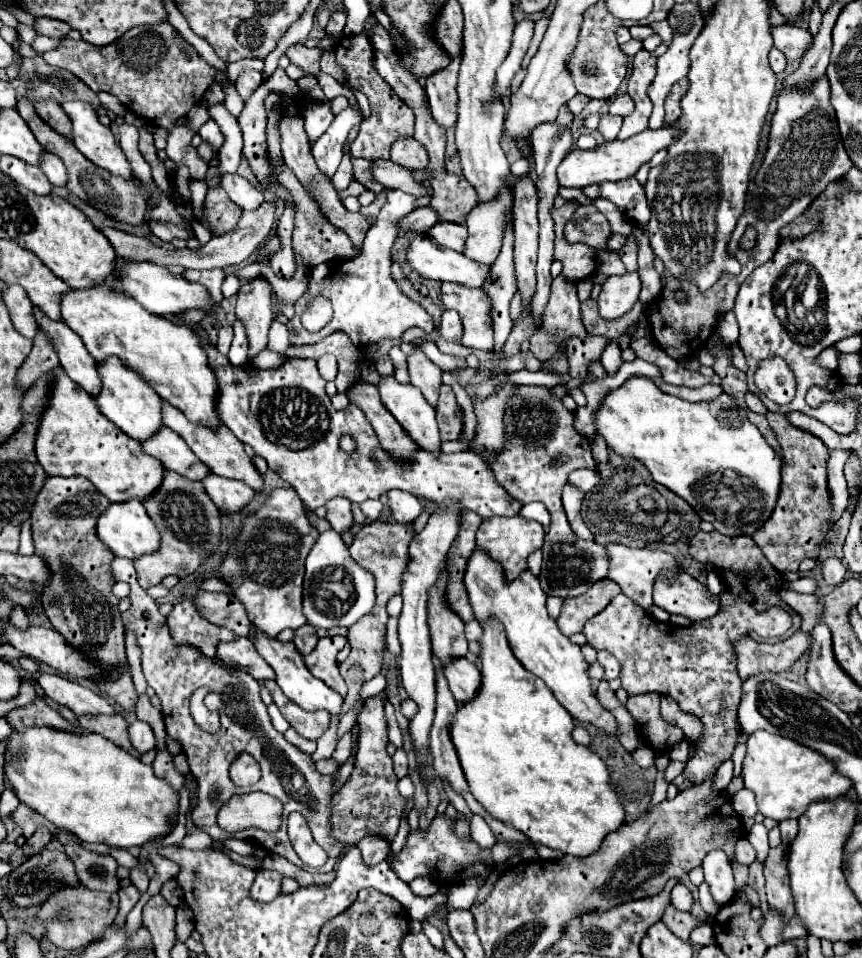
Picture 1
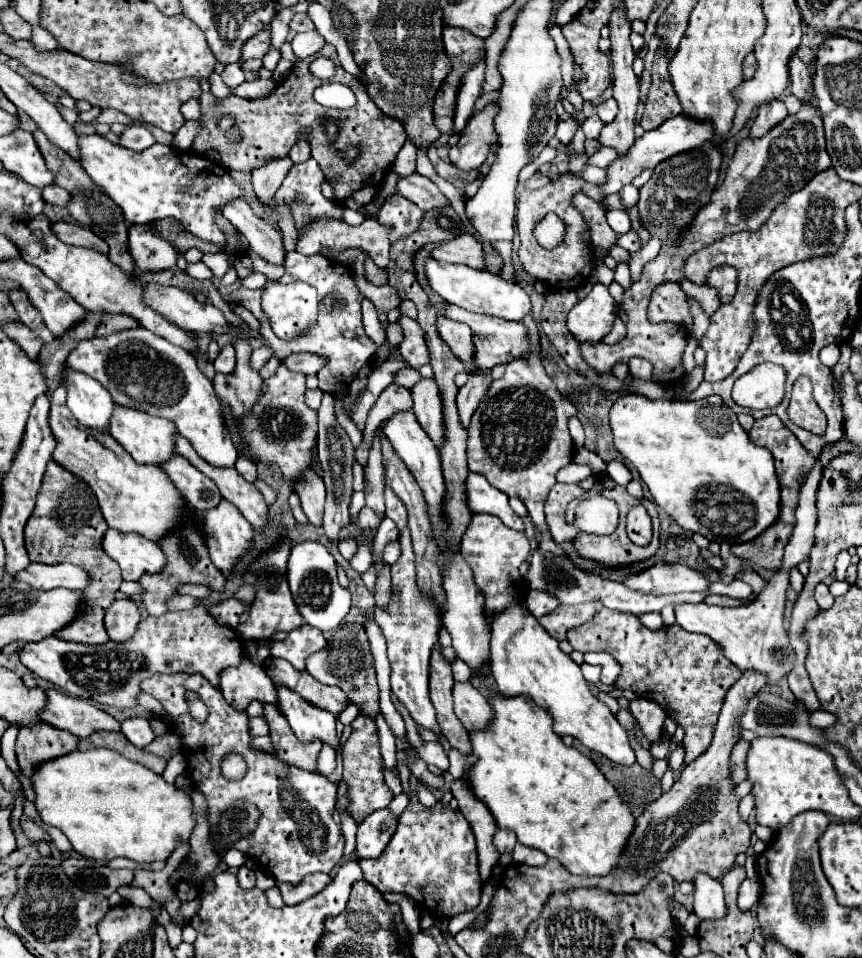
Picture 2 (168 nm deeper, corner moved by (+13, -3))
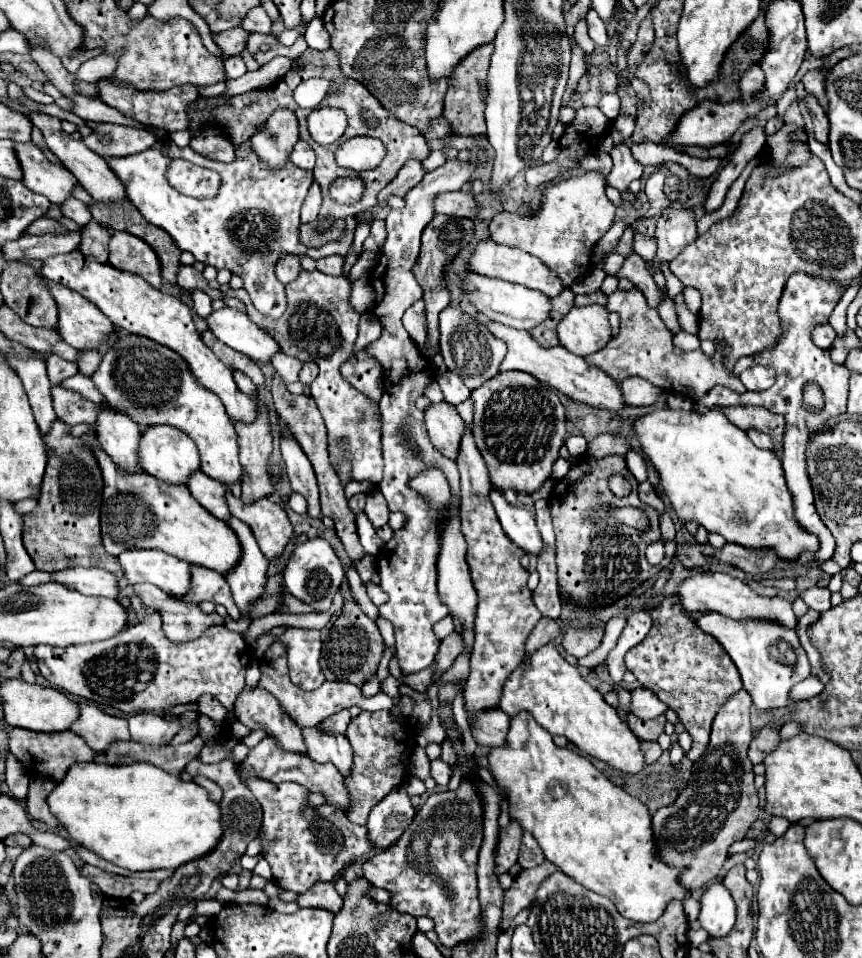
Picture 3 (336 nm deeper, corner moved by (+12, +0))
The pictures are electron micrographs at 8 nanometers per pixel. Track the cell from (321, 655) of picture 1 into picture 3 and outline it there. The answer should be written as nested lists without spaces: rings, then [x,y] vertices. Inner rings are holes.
[[[274,642],[274,644],[266,650],[266,654],[260,658],[260,672],[262,672],[262,676],[260,676],[258,686],[264,688],[264,690],[268,690],[268,692],[280,702],[282,712],[286,712],[286,714],[294,720],[294,724],[296,724],[298,728],[318,726],[324,718],[332,716],[334,712],[338,712],[338,710],[342,710],[342,708],[356,706],[356,704],[358,704],[362,710],[390,710],[390,708],[394,706],[394,700],[392,700],[388,694],[378,692],[376,696],[366,698],[358,686],[354,686],[354,684],[350,684],[350,682],[346,682],[346,680],[334,680],[334,682],[326,680],[320,688],[316,688],[316,690],[312,690],[312,692],[306,692],[306,690],[294,686],[294,684],[290,682],[290,676],[288,676],[286,650],[284,650],[284,644],[282,644],[282,642]]]

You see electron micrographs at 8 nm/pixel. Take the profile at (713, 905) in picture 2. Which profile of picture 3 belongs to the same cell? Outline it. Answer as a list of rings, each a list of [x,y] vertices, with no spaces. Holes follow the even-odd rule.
[[[716,882],[704,892],[700,904],[702,910],[698,920],[702,928],[708,932],[708,936],[710,938],[726,936],[736,920],[736,906],[730,892],[720,882]]]

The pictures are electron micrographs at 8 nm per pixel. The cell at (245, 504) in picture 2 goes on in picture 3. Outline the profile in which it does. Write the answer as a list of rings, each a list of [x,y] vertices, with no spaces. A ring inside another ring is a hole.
[[[230,488],[226,494],[230,512],[234,518],[246,522],[268,560],[280,558],[292,538],[292,524],[286,516],[286,510],[268,498],[254,504],[244,504],[240,498],[234,498]]]

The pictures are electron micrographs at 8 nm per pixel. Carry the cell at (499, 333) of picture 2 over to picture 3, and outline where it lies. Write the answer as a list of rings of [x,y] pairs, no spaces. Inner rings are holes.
[[[490,322],[488,324],[490,332],[504,340],[508,346],[508,354],[504,358],[504,362],[500,364],[500,370],[520,370],[520,372],[528,372],[532,376],[536,376],[536,380],[542,380],[542,384],[558,390],[560,394],[564,394],[566,398],[570,398],[576,404],[588,404],[592,408],[600,408],[600,410],[610,410],[610,412],[618,412],[626,406],[626,400],[622,396],[622,390],[618,386],[618,382],[610,376],[606,376],[606,372],[602,372],[600,368],[594,366],[586,366],[584,358],[574,356],[570,352],[566,352],[560,346],[554,348],[542,348],[526,330],[514,330],[510,326],[502,326],[498,322]]]

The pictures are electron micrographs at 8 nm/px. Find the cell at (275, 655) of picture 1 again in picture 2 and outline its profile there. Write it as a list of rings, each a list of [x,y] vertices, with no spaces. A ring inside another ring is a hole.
[[[277,687],[277,707],[301,741],[317,737],[329,743],[333,749],[339,747],[335,717],[329,711],[321,711],[321,707],[305,703],[305,699],[301,699],[295,691],[289,691],[285,687]]]

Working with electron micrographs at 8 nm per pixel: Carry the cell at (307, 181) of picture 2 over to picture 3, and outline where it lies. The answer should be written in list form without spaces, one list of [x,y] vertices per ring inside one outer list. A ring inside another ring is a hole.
[[[166,138],[158,140],[146,152],[126,158],[112,158],[108,160],[108,164],[126,186],[130,202],[142,212],[148,222],[166,230],[174,244],[180,250],[192,252],[198,262],[214,266],[218,270],[226,268],[232,274],[240,276],[254,308],[270,318],[280,318],[286,308],[285,286],[276,280],[274,274],[274,266],[282,256],[304,254],[312,260],[320,260],[336,254],[344,258],[354,240],[356,220],[348,218],[348,228],[340,242],[324,244],[322,248],[306,248],[304,244],[300,244],[300,206],[314,180],[312,172],[296,168],[290,162],[280,168],[268,170],[268,166],[258,158],[254,148],[250,148],[248,156],[238,158],[232,164],[220,164],[192,152],[189,146],[180,148]],[[174,158],[183,158],[198,166],[216,170],[222,176],[218,196],[212,200],[194,200],[190,196],[178,196],[178,192],[170,188],[164,176],[168,162]]]

